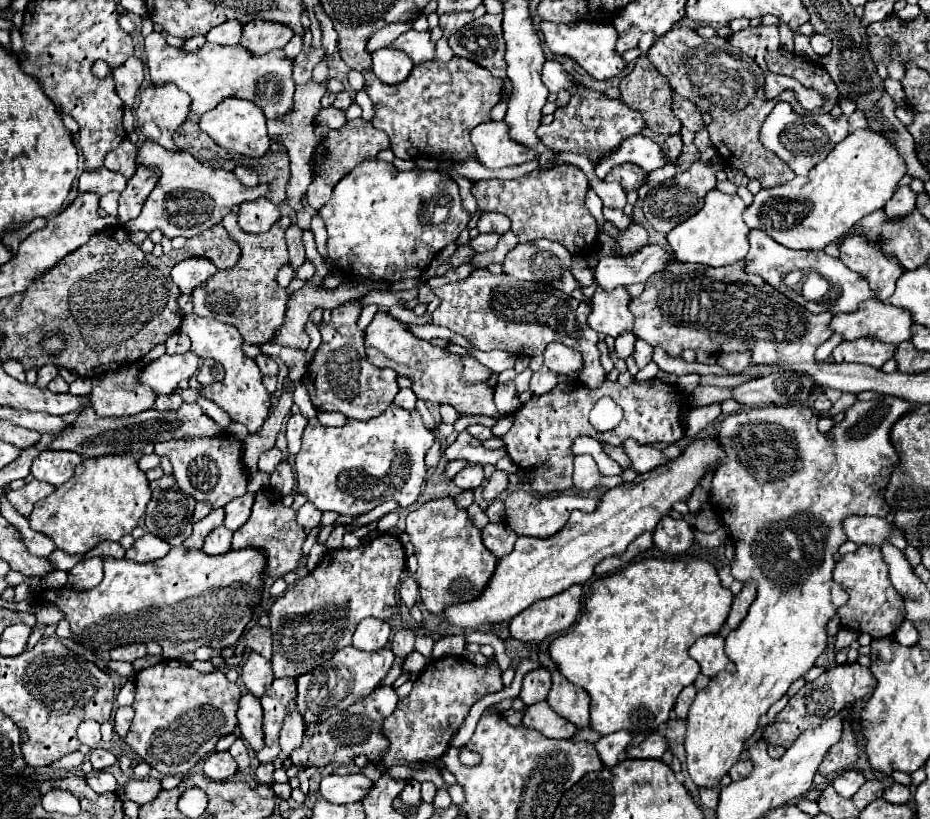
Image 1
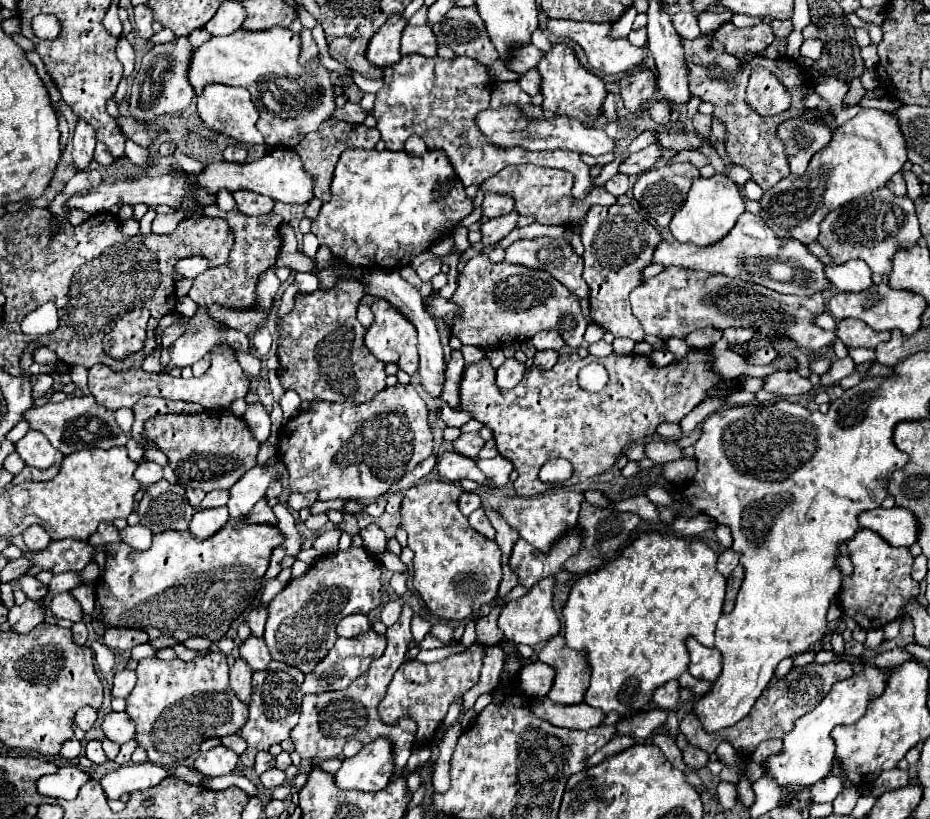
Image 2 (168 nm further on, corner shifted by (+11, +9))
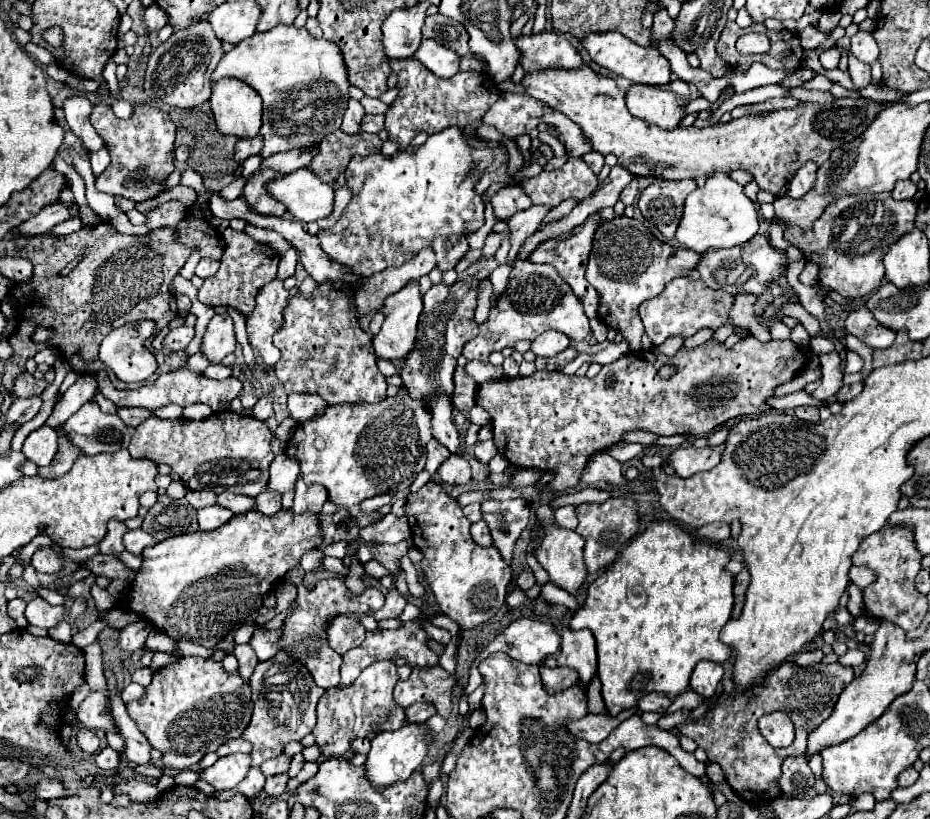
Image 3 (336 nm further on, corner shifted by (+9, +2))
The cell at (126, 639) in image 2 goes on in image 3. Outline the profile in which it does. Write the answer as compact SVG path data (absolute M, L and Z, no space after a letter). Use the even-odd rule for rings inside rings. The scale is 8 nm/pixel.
M138 621L138 623L132 623L128 627L124 627L120 631L120 647L124 651L136 651L140 647L144 647L146 643L146 637L148 637L148 623L146 621Z

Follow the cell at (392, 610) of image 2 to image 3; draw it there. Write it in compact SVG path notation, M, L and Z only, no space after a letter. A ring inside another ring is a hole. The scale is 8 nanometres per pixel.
M390 589L386 595L386 605L374 613L374 619L380 621L380 619L388 619L388 617L398 617L402 613L404 605L406 605L406 599L396 589Z

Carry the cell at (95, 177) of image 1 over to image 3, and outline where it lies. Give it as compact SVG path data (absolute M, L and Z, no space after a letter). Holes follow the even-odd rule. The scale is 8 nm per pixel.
M74 95L74 97L64 99L66 123L70 125L72 133L82 139L84 147L92 153L96 149L102 149L104 141L102 141L102 137L96 133L96 129L90 123L90 111L92 111L92 103L86 97Z

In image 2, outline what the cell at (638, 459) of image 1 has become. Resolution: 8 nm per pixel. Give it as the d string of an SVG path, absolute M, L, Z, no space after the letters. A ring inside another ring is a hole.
M652 440L644 446L644 454L648 460L652 460L654 464L666 464L666 462L672 462L672 460L678 460L682 458L682 452L680 448L672 442L672 440Z

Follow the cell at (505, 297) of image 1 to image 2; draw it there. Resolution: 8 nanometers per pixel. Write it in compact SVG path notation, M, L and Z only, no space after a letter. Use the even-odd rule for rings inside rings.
M474 256L466 262L464 270L458 276L458 288L454 296L450 298L454 304L458 304L458 314L452 318L452 334L462 342L462 344L474 344L474 346L484 346L484 348L494 348L504 342L512 340L528 340L534 334L542 330L556 330L564 332L568 330L568 346L580 346L584 330L588 322L582 316L580 310L580 298L566 290L556 278L552 278L548 272L542 270L532 270L524 266L514 266L514 264L494 264L488 260L488 256Z

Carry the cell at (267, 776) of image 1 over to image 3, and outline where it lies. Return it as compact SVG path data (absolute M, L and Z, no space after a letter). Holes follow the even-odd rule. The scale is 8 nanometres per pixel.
M280 753L278 757L274 757L274 759L266 761L266 763L262 763L262 767L260 767L260 769L262 769L262 773L264 773L266 777L280 775L280 773L288 773L290 761L292 761L292 757L290 757L290 755L286 755L286 753Z

